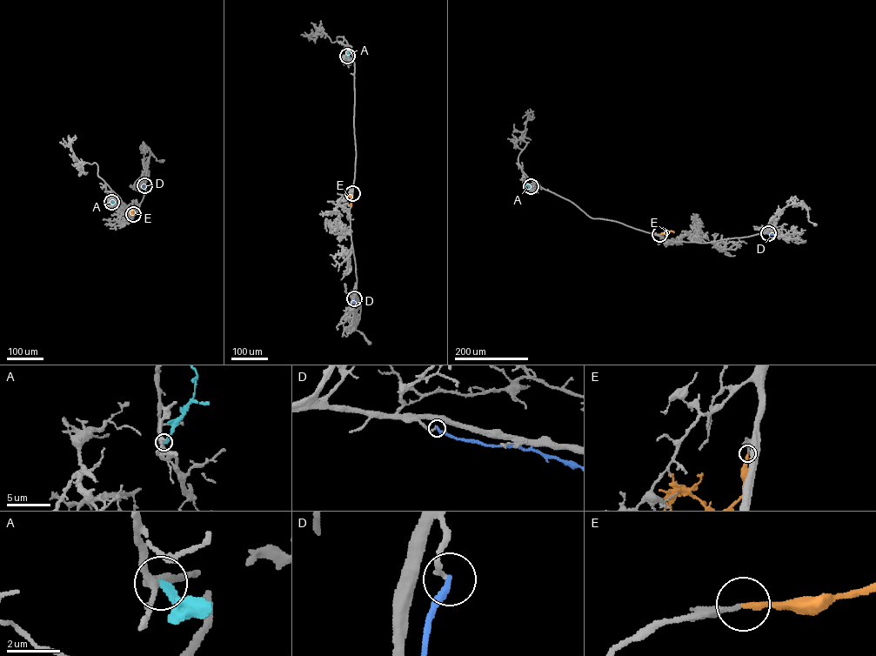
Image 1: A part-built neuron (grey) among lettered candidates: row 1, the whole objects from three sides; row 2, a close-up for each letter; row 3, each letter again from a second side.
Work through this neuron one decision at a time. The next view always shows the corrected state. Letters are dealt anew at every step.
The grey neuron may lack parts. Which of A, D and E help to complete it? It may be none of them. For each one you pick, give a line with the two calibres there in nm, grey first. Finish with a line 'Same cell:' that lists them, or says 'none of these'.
E: 160 nm thick on the grey side, 220 nm on the other
Same cell: E

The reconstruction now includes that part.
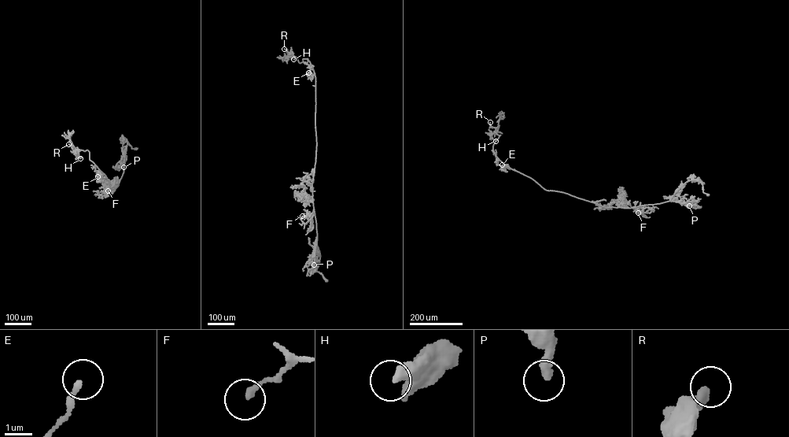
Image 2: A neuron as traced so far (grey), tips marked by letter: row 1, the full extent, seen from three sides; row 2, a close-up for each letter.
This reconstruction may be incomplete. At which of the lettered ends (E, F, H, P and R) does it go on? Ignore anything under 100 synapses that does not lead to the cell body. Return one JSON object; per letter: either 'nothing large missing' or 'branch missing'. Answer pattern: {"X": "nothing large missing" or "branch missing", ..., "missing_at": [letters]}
{"E": "nothing large missing", "F": "nothing large missing", "H": "nothing large missing", "P": "nothing large missing", "R": "nothing large missing", "missing_at": []}

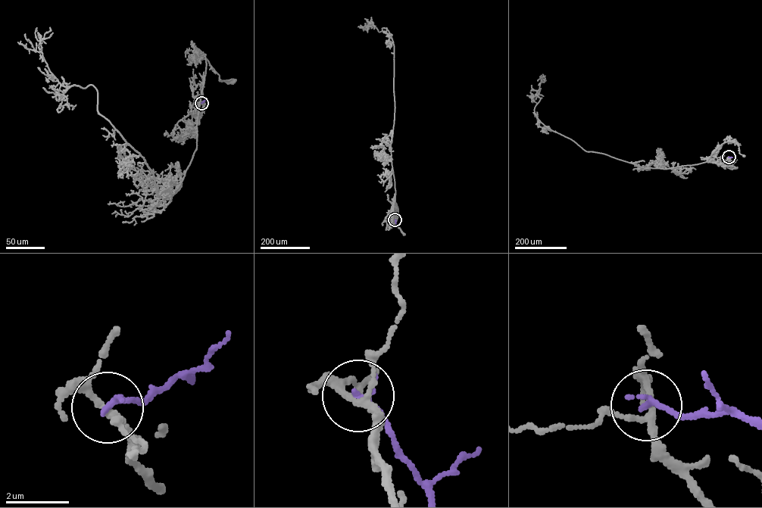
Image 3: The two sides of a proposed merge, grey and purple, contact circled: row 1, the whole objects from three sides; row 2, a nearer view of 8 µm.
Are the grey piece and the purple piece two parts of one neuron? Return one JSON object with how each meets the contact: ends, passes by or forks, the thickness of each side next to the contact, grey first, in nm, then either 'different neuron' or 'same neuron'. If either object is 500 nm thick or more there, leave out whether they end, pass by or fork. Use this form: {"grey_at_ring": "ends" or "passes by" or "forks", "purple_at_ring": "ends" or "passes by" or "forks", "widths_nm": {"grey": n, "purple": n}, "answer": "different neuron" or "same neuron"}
{"grey_at_ring": "forks", "purple_at_ring": "ends", "widths_nm": {"grey": 190, "purple": 200}, "answer": "different neuron"}

